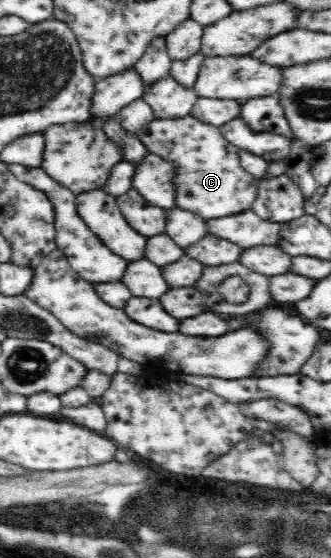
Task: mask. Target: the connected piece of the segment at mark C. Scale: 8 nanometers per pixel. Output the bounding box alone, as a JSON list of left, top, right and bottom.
[138,116,258,220]

